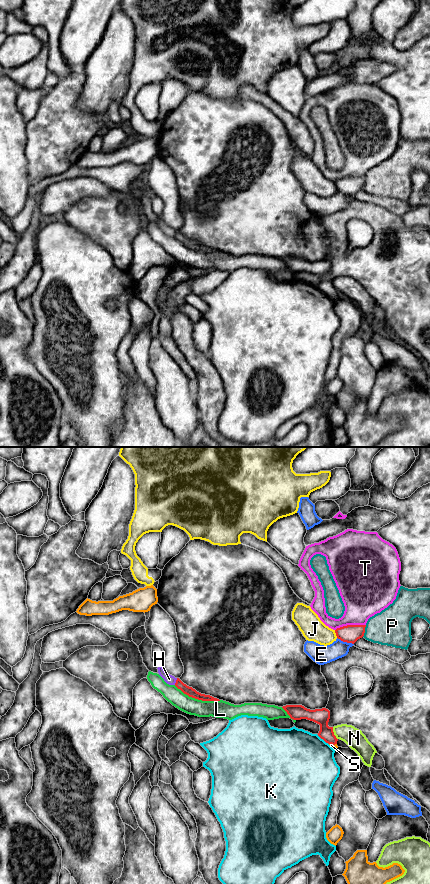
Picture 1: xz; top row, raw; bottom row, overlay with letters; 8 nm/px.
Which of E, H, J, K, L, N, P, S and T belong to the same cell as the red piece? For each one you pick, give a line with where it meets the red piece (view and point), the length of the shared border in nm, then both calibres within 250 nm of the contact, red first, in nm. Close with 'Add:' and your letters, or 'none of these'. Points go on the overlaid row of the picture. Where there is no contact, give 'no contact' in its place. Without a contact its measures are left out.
Add: none of these

